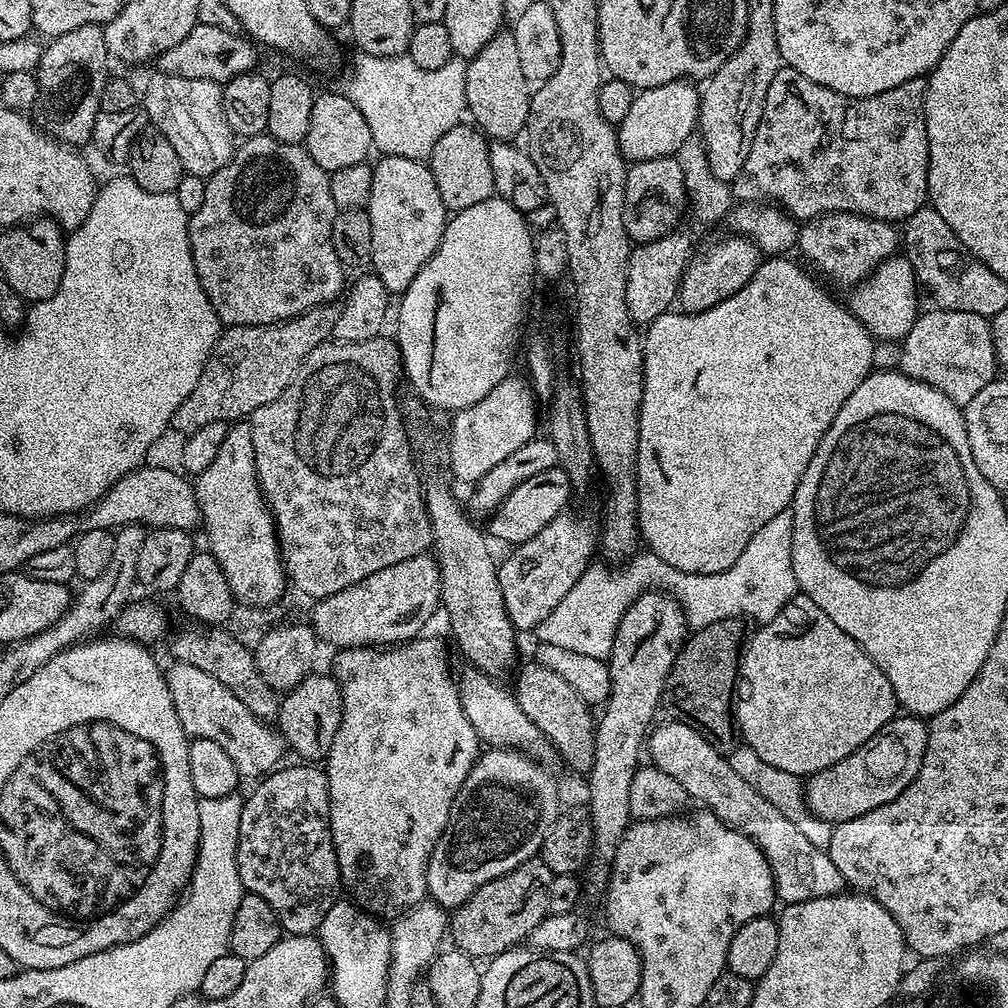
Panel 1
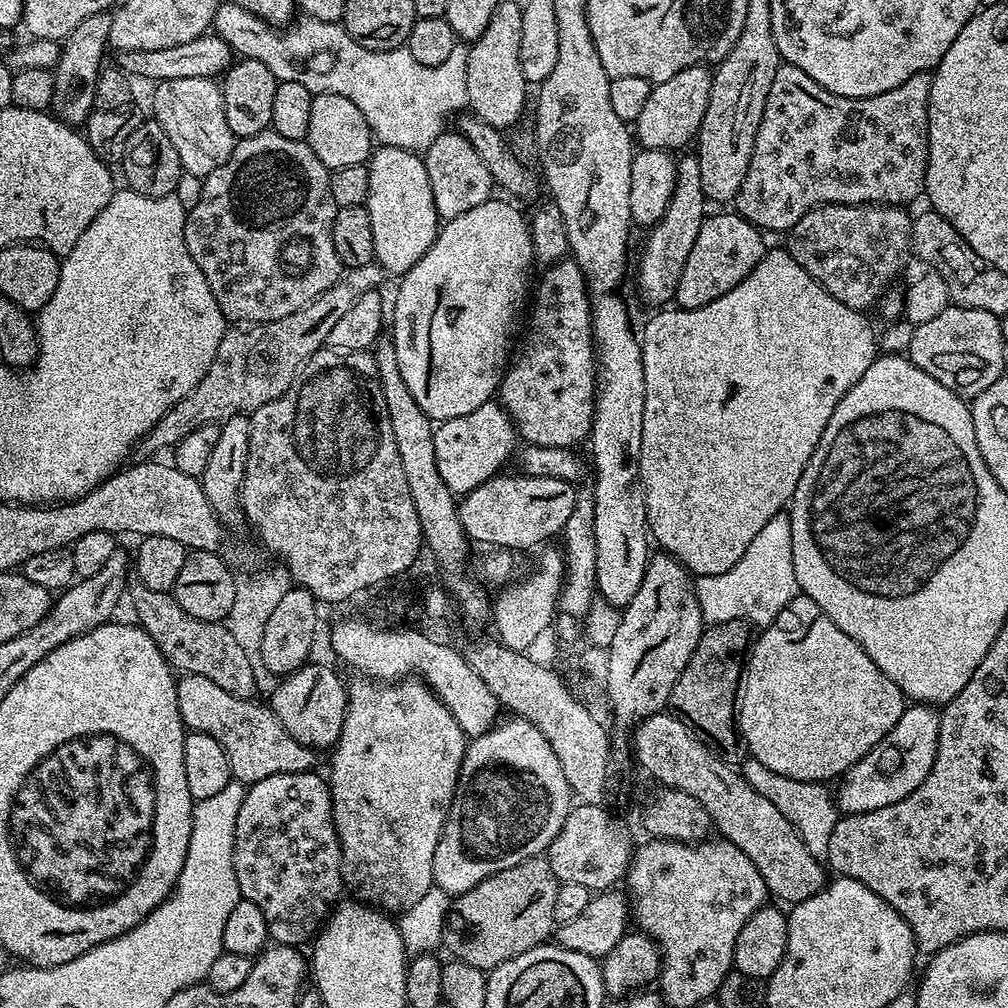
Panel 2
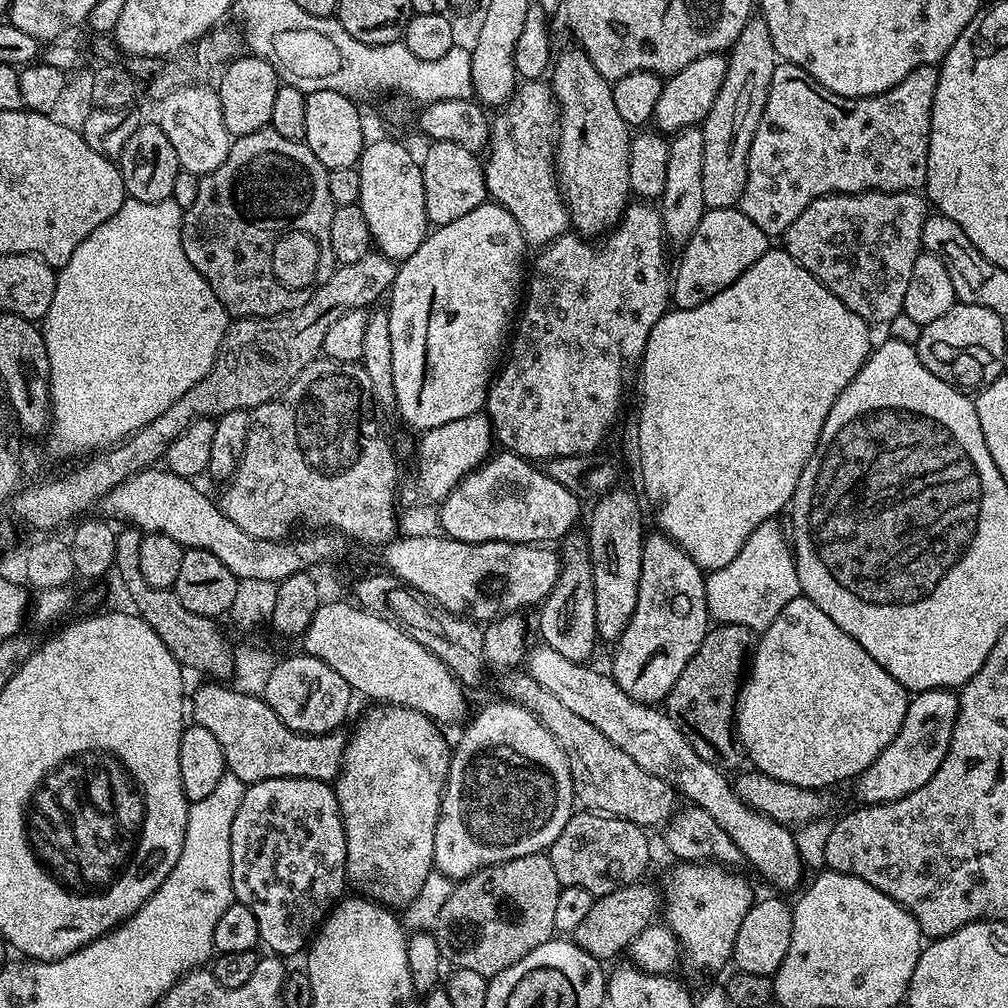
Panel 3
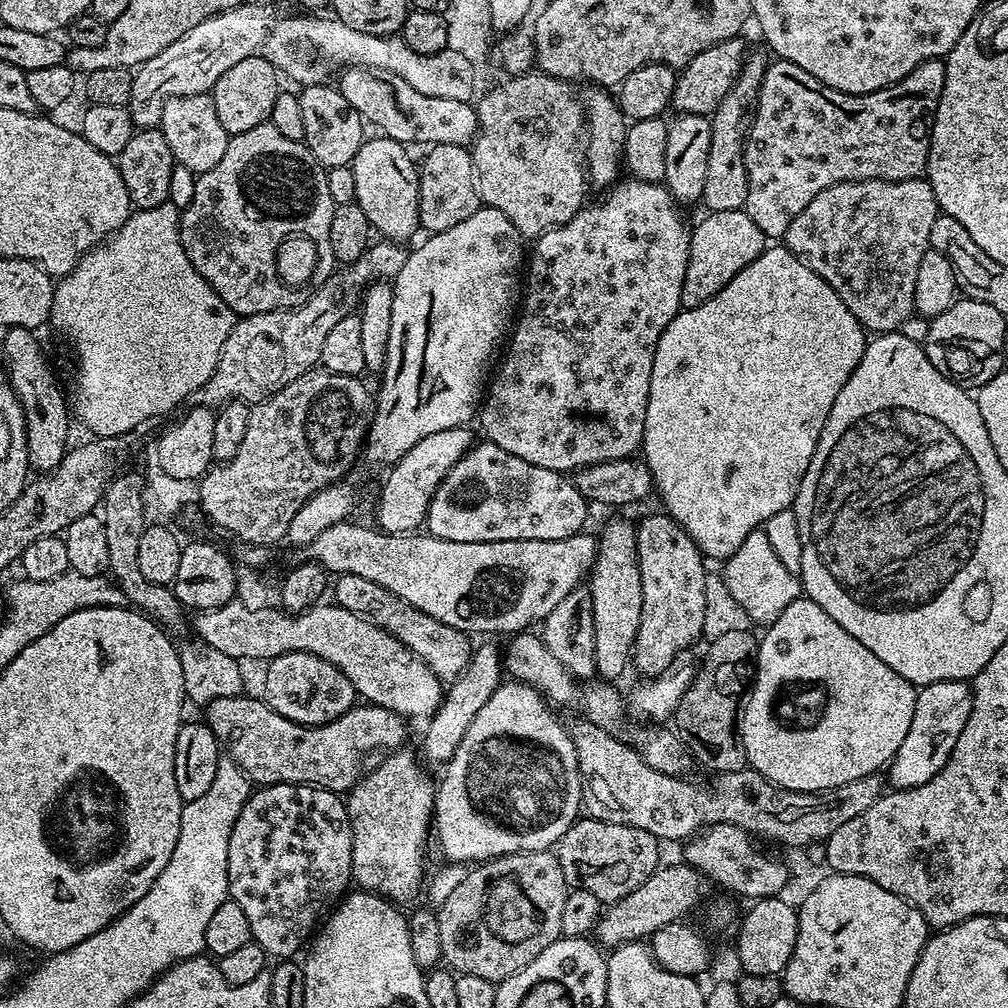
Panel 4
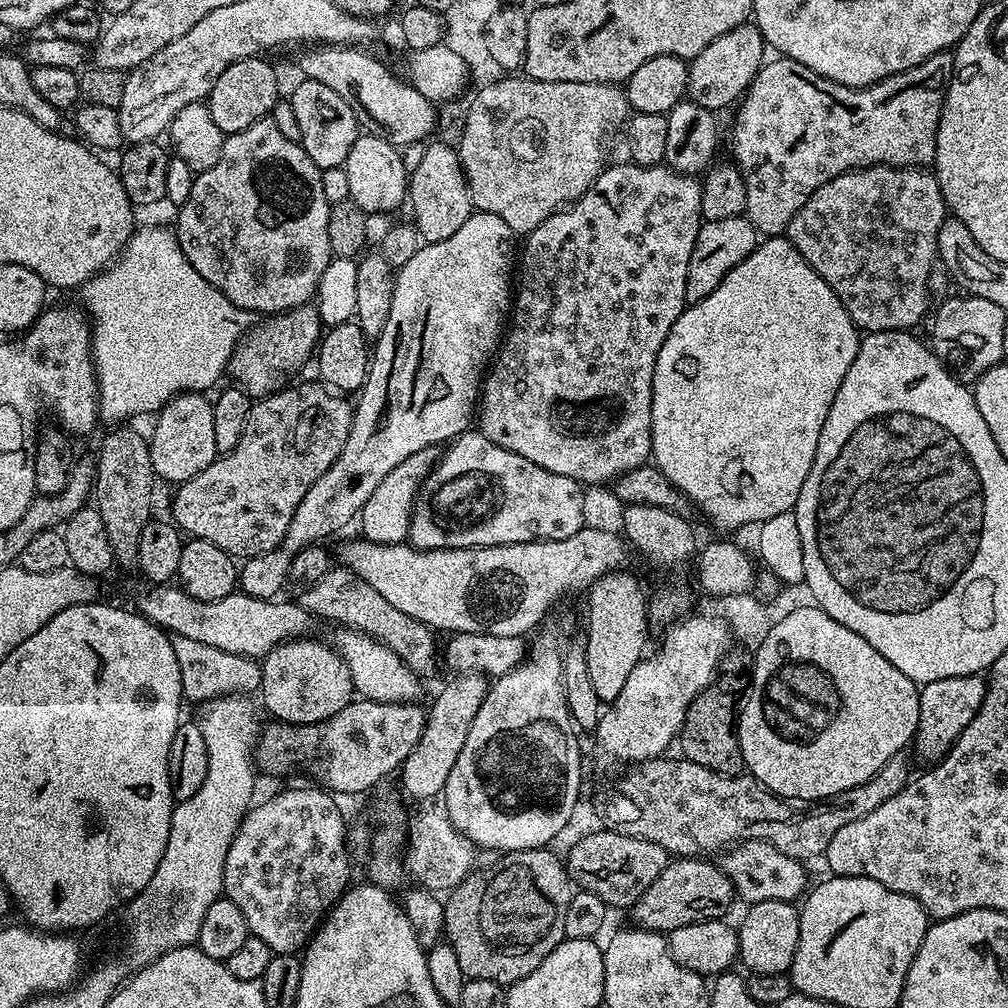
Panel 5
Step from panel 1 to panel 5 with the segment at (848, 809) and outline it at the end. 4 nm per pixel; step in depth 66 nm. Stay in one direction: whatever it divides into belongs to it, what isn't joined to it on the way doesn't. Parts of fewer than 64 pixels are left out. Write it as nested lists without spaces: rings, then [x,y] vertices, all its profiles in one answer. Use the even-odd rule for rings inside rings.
[[[959,676],[958,678],[938,678],[938,682],[930,682],[920,688],[920,717],[914,741],[914,749],[927,762],[939,762],[952,749],[956,739],[970,726],[974,714],[982,706],[982,698],[986,698],[988,689],[985,677]]]

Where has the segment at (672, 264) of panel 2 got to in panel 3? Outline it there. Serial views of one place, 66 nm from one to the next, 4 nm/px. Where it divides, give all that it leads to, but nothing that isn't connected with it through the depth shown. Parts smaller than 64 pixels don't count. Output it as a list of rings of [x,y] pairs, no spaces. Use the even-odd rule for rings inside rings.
[[[700,126],[684,128],[671,137],[666,158],[666,186],[664,195],[659,197],[658,207],[662,232],[677,246],[688,243],[688,239],[698,230],[706,211],[702,198],[702,154],[704,153],[704,129]]]

